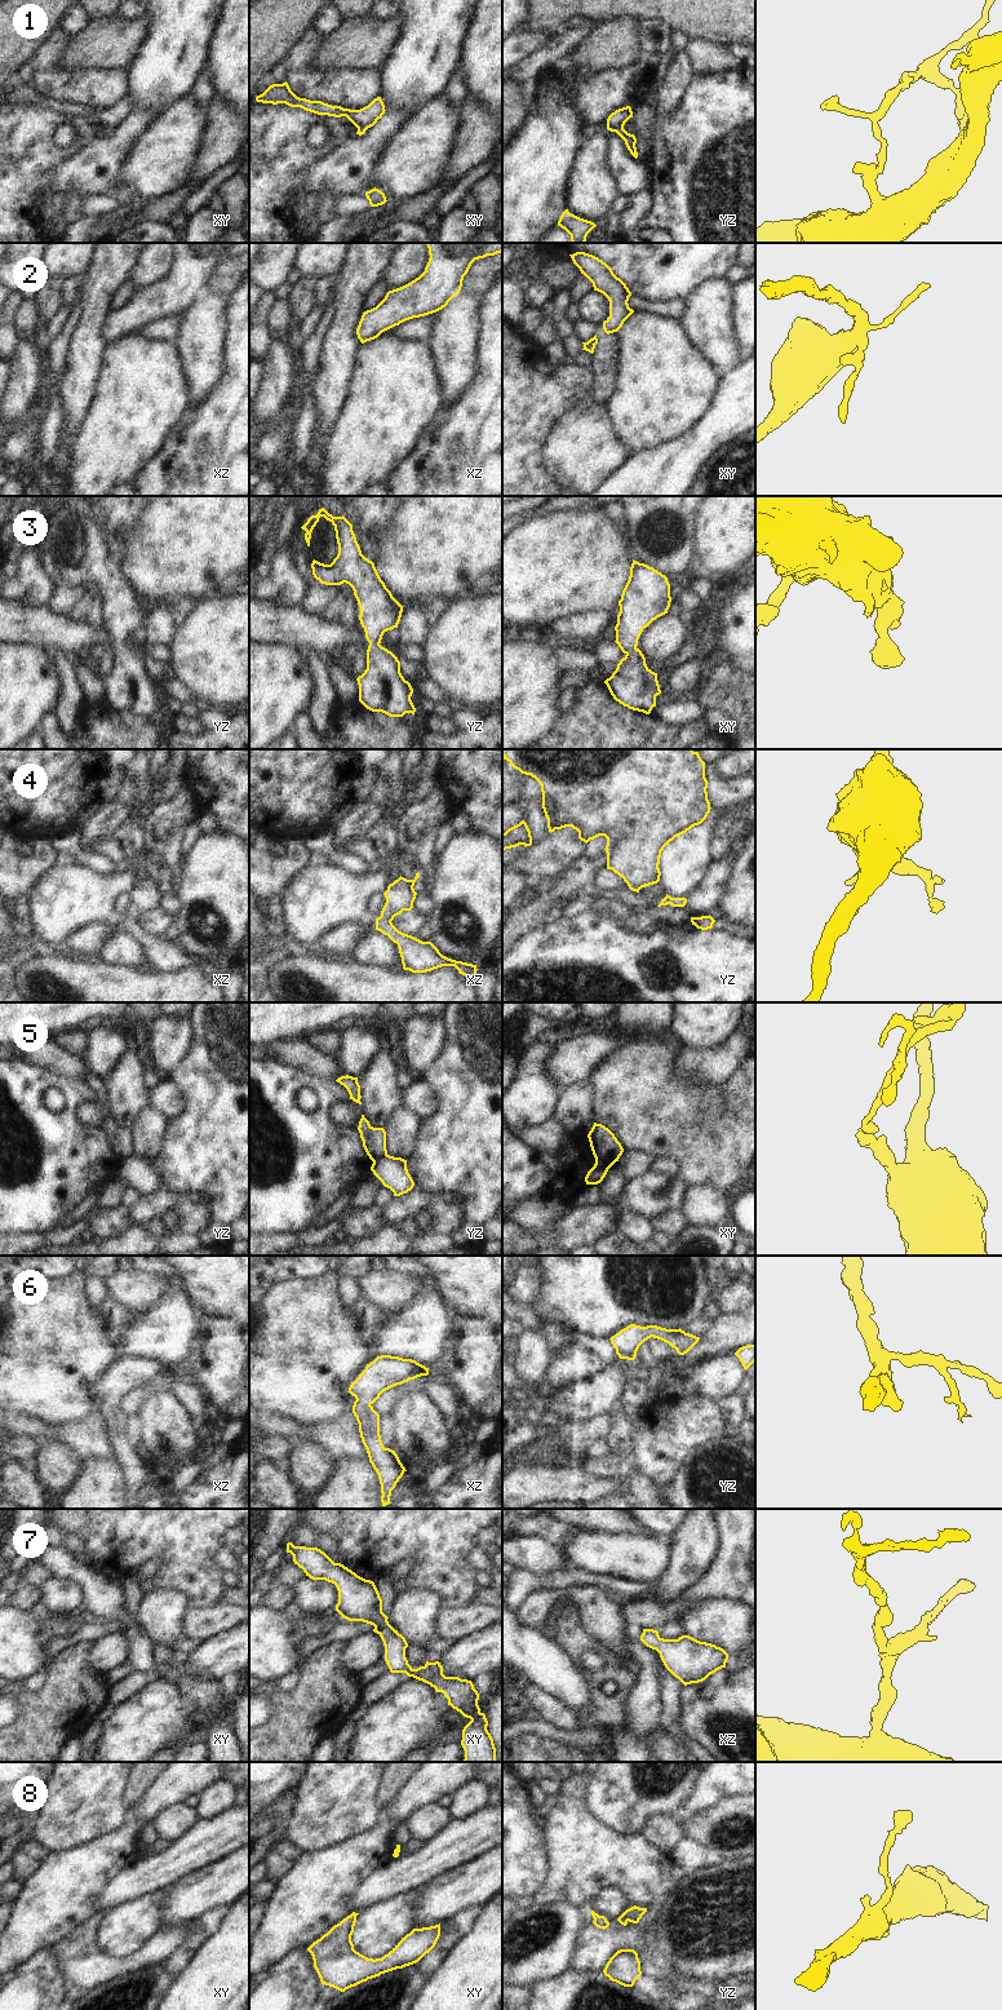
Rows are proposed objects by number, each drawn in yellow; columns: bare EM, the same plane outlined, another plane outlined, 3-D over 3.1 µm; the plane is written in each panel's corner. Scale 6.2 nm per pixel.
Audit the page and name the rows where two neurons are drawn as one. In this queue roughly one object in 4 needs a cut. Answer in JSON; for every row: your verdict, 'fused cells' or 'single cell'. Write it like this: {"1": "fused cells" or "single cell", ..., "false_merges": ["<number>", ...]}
{"1": "fused cells", "2": "single cell", "3": "single cell", "4": "single cell", "5": "fused cells", "6": "single cell", "7": "single cell", "8": "single cell", "false_merges": ["1", "5"]}

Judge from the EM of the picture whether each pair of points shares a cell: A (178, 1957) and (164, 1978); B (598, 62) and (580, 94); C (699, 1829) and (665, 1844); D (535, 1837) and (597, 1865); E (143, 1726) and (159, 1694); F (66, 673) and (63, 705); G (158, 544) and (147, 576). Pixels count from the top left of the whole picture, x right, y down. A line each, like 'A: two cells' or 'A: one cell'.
A: two cells
B: two cells
C: two cells
D: two cells
E: one cell
F: one cell
G: one cell

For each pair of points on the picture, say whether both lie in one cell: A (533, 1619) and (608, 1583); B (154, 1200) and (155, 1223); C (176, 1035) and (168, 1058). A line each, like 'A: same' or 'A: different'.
A: different
B: different
C: same

